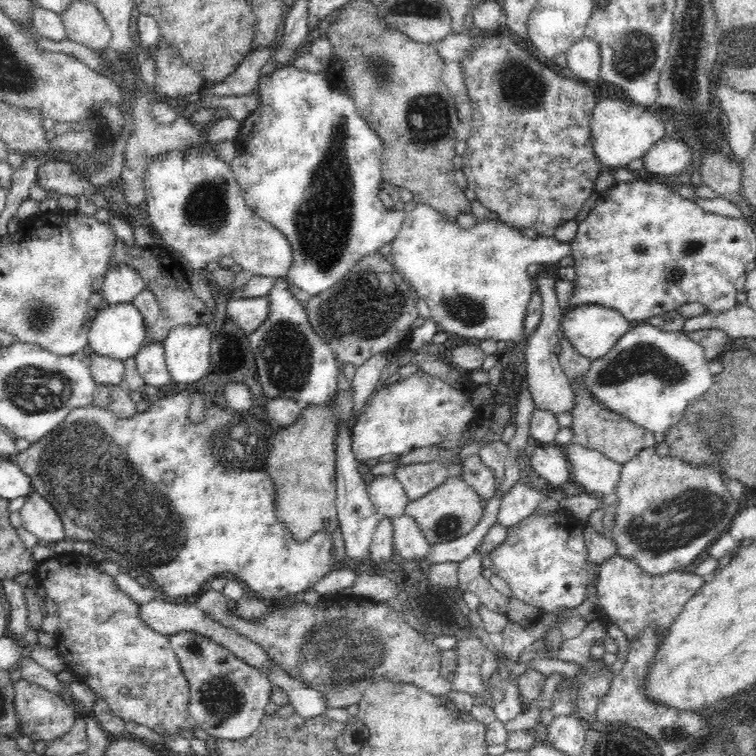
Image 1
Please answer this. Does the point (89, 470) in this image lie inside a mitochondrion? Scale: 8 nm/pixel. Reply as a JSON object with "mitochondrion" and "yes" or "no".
{"mitochondrion":"yes"}

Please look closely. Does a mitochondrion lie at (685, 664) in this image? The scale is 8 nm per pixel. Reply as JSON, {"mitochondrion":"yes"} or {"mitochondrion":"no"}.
{"mitochondrion":"no"}

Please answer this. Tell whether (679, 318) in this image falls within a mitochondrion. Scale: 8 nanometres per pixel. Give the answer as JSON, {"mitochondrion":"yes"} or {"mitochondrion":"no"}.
{"mitochondrion":"no"}

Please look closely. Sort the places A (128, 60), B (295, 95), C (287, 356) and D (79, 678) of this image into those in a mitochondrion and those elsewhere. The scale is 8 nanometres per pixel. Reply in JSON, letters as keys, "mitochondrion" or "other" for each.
{"A":"other","B":"other","C":"mitochondrion","D":"other"}

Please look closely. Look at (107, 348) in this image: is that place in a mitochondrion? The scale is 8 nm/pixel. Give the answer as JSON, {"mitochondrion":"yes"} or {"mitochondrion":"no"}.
{"mitochondrion":"no"}

